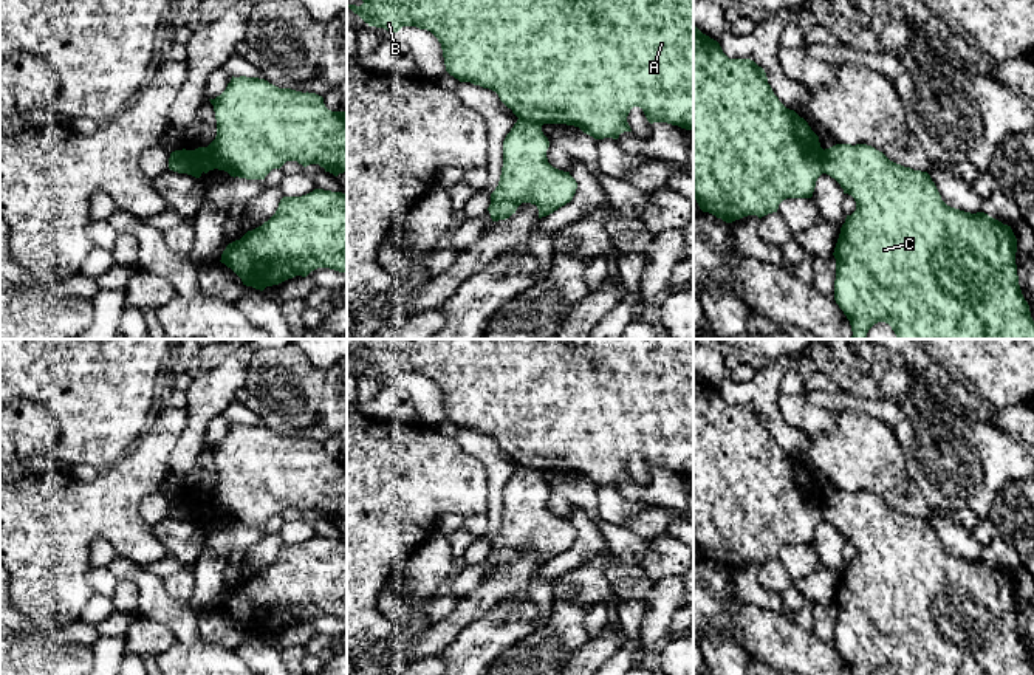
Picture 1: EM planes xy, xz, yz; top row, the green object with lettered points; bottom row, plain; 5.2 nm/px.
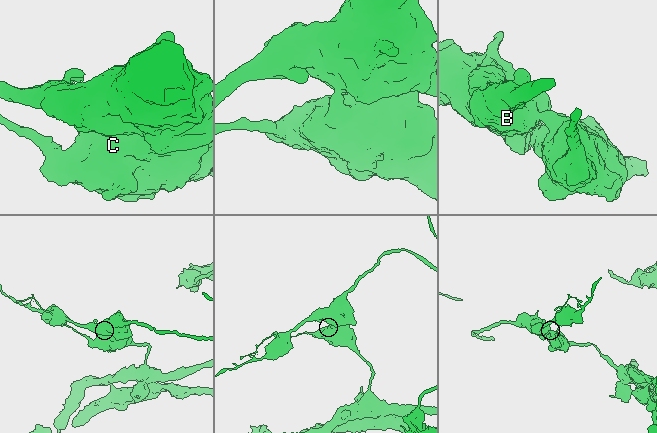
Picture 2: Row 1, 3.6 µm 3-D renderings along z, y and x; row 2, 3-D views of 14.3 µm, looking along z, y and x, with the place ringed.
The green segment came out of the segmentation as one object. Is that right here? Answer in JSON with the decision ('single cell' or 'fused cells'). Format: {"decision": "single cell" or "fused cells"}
{"decision": "fused cells"}

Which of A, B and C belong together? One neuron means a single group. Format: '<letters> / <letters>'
A B / C

